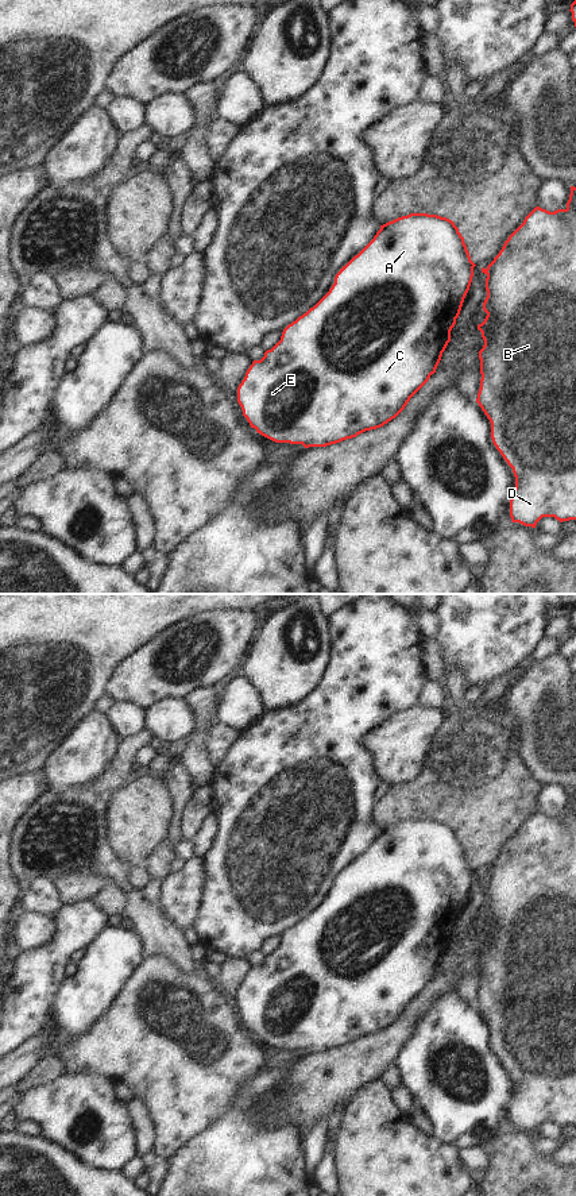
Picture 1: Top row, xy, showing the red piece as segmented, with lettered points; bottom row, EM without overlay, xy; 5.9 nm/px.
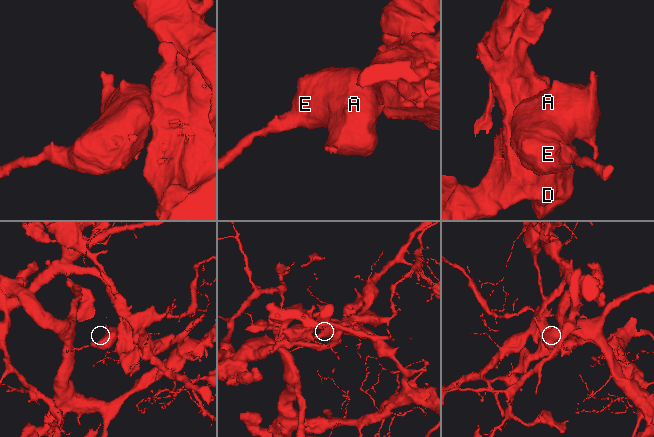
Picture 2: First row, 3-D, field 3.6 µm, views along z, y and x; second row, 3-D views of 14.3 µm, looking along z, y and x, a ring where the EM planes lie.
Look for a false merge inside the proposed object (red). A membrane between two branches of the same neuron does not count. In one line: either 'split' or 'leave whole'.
split

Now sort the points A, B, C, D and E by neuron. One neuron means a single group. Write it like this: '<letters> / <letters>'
A C E / B D

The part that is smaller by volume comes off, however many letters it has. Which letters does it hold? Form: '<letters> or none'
A, C, E

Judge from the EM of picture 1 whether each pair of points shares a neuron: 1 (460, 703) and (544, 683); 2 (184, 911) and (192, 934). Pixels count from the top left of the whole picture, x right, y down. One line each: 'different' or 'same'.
1: different
2: different

